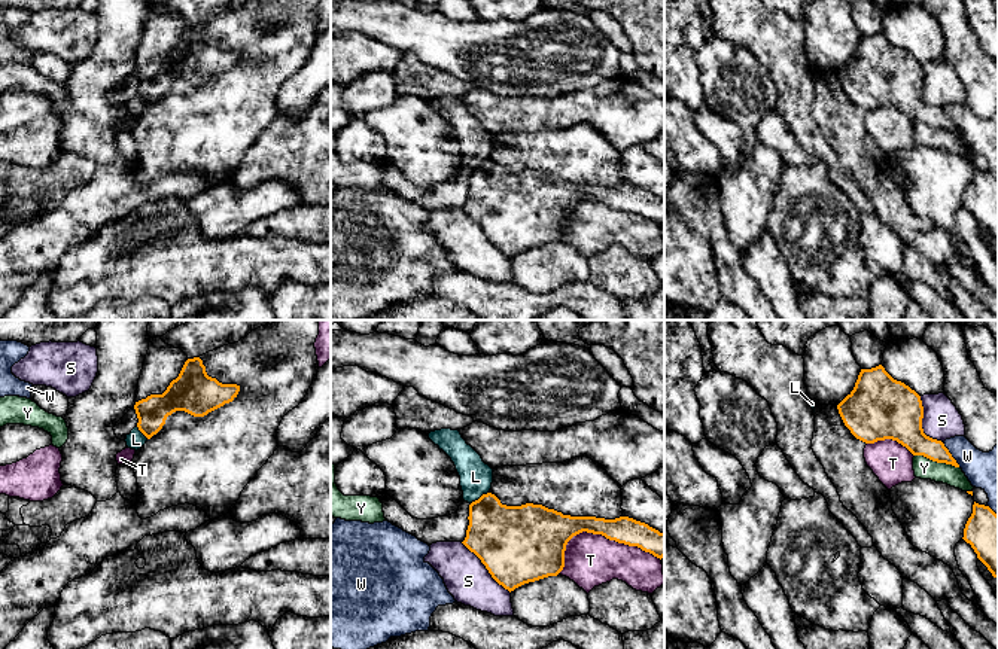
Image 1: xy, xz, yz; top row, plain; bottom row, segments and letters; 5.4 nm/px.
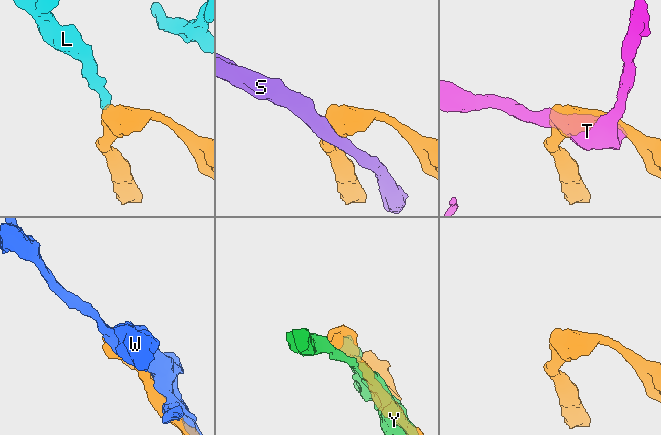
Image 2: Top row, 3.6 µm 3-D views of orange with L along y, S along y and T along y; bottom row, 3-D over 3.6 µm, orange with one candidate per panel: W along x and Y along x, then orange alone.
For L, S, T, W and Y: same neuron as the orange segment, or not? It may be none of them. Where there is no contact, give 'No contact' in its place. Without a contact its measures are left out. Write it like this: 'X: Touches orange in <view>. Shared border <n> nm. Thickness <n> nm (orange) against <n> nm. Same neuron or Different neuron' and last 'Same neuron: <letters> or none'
L: Touches orange in xz. Shared border 120 nm. Thickness 340 nm (orange) against 180 nm. Different neuron
S: Touches orange in xz. Shared border 380 nm. Thickness 420 nm (orange) against 240 nm. Different neuron
T: Touches orange in xz. Shared border 550 nm. Thickness 220 nm (orange) against 280 nm. Different neuron
W: Touches orange in yz. Shared border 170 nm. Thickness 140 nm (orange) against 220 nm. Different neuron
Y: Touches orange in yz. Shared border 260 nm. Thickness 180 nm (orange) against 120 nm. Different neuron
Same neuron: none

